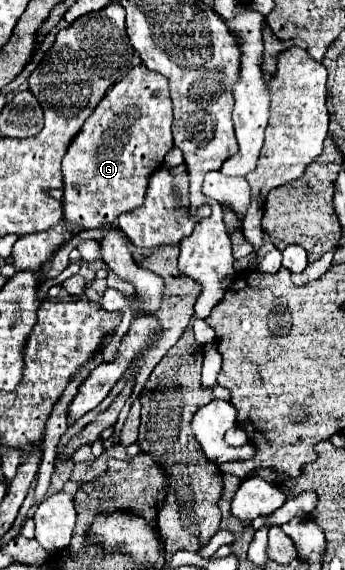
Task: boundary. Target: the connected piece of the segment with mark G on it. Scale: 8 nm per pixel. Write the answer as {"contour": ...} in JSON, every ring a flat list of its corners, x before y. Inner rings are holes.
{"contour":[[144,64,134,66,124,80,120,80,106,92,106,96,100,100,92,116,84,122,80,132,74,136,66,156,62,158,62,220,74,228,104,228,114,224,120,214,138,208,144,202,148,176,162,166,166,152,174,146,170,126,172,102,168,80,162,74,148,70]]}

